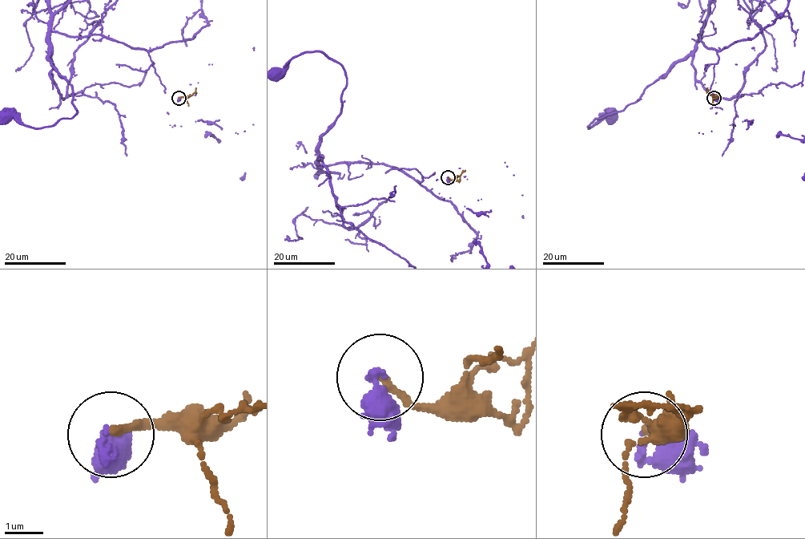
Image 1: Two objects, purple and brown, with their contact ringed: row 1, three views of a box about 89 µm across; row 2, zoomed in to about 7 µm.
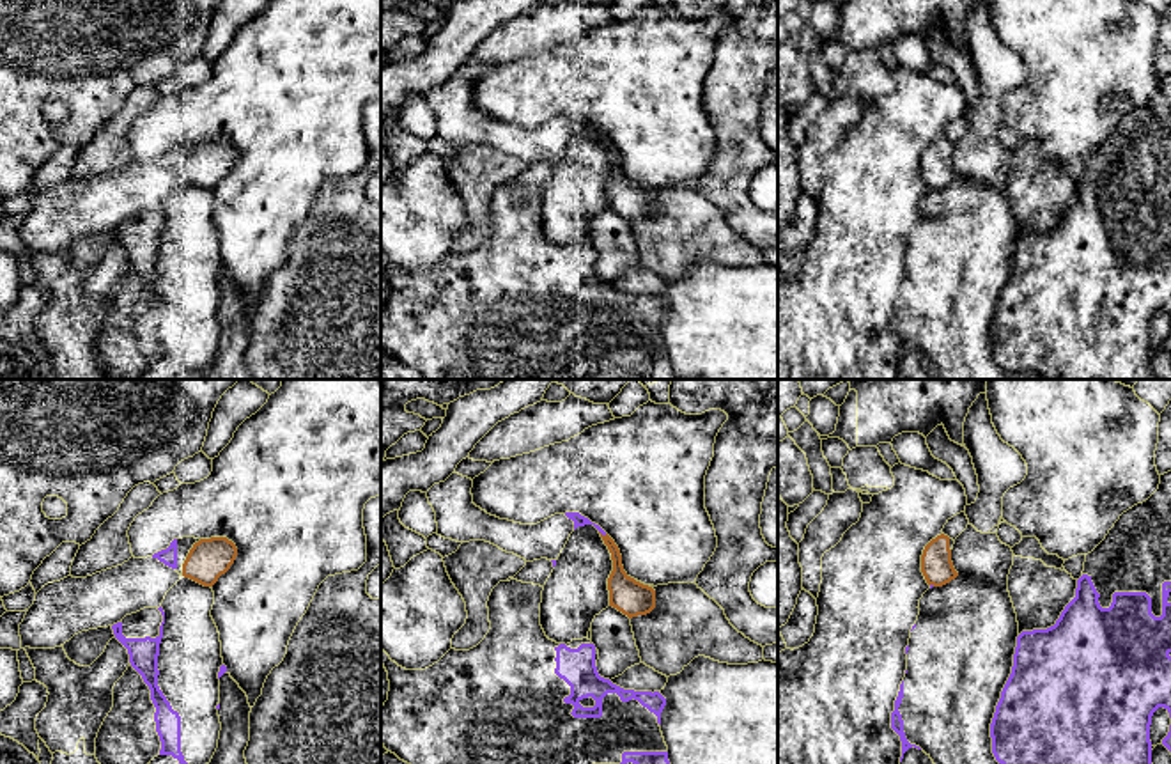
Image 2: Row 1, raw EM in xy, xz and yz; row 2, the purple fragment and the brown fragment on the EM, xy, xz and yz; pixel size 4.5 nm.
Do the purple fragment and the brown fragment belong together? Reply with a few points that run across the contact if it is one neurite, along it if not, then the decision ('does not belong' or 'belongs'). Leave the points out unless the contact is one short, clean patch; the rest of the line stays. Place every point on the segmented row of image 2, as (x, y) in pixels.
does not belong

